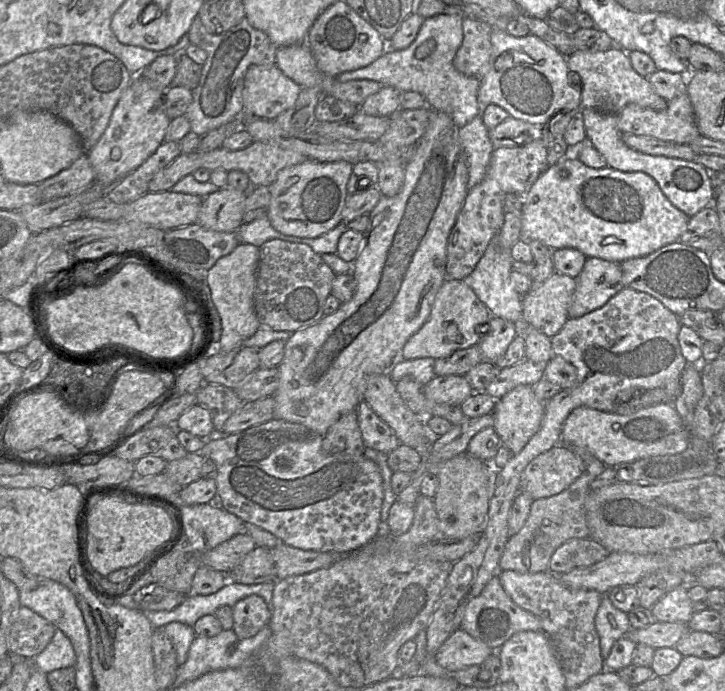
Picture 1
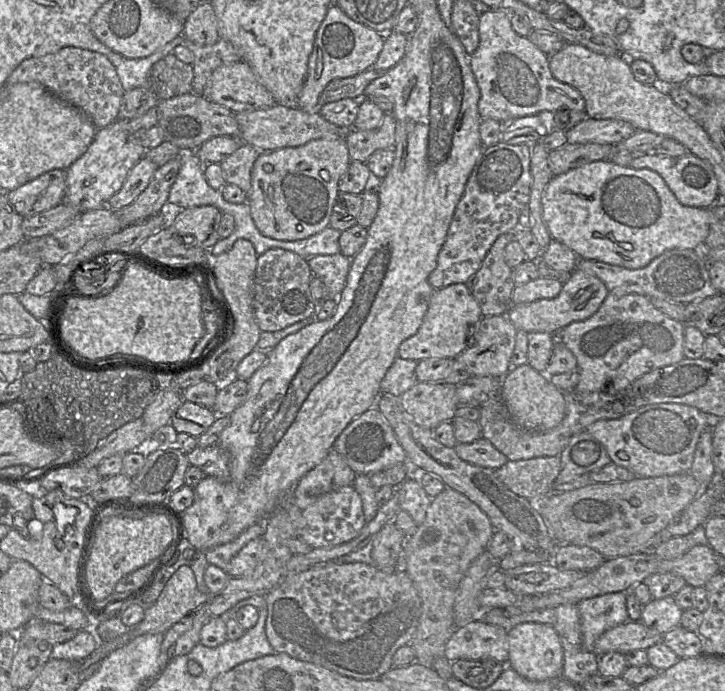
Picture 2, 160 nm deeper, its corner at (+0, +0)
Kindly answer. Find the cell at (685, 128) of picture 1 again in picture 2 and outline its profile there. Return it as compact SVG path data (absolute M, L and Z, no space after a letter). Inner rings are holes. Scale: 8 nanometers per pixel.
M585 118L573 128L566 131L568 144L609 144L615 145L629 137L636 128L630 123L619 119Z

